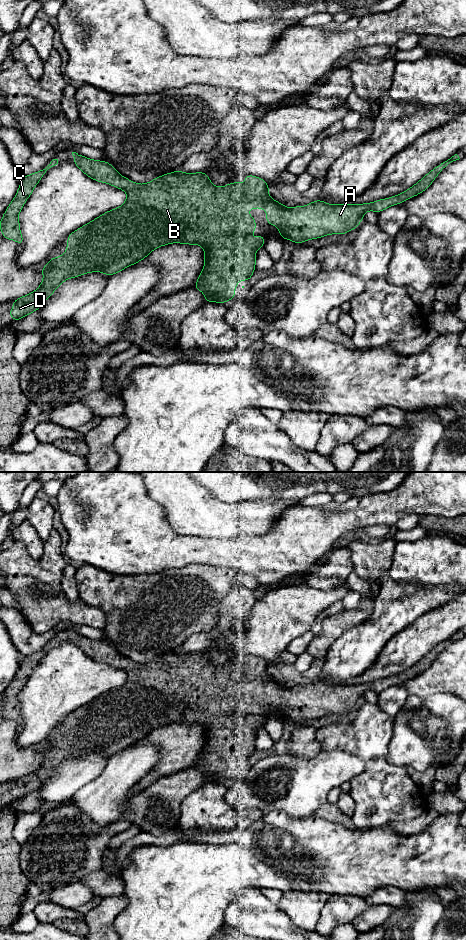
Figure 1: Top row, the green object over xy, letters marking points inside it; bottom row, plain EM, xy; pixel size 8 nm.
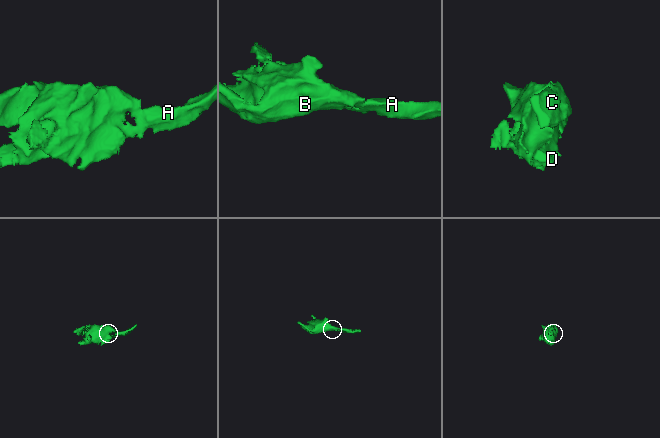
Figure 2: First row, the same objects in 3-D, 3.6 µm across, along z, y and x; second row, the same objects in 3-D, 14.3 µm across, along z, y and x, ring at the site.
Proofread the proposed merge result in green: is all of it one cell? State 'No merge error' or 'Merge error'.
No merge error

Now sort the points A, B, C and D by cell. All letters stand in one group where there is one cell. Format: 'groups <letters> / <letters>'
groups A B C D

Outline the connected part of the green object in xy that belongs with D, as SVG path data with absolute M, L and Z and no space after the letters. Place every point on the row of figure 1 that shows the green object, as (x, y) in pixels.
M72 152L72 155L74 157L72 162L86 176L97 182L107 183L125 191L127 199L120 207L103 213L68 235L65 254L49 259L49 264L40 269L43 273L43 280L39 287L35 291L12 301L13 308L9 311L9 317L12 318L14 322L39 310L42 304L52 296L57 287L67 279L76 278L92 272L102 272L110 277L145 259L153 250L160 246L172 243L186 245L196 244L203 247L205 256L204 267L193 288L200 290L205 295L205 303L216 302L225 304L226 301L235 299L235 289L239 279L242 283L245 280L252 280L253 272L256 269L256 251L258 248L264 248L265 238L262 233L258 235L257 239L254 239L250 235L252 232L256 231L257 224L254 217L246 213L248 210L252 208L262 208L266 210L266 223L277 226L283 241L287 238L293 243L300 244L311 239L319 239L331 234L343 235L356 229L363 221L363 215L367 211L380 213L393 205L401 204L421 194L431 186L439 173L443 171L449 163L460 159L459 156L455 154L447 161L438 164L409 189L389 198L379 199L371 203L352 205L327 204L323 200L318 199L305 206L288 208L281 204L280 201L275 201L268 195L270 189L268 183L263 178L250 174L245 176L245 182L243 184L239 182L230 182L228 185L216 187L204 171L184 173L179 169L154 178L151 182L138 184L123 177L108 161L93 160L76 152Z

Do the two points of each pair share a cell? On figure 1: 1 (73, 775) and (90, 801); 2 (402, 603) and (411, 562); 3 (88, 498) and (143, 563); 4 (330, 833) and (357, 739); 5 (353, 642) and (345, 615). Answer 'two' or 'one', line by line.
1: two
2: two
3: one
4: two
5: two

